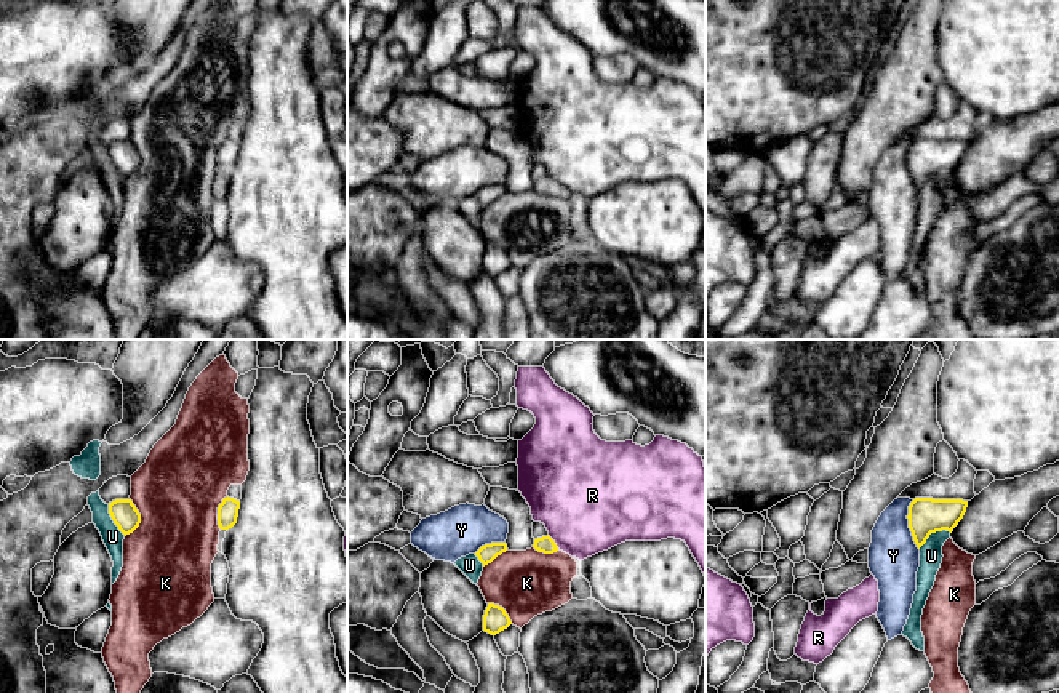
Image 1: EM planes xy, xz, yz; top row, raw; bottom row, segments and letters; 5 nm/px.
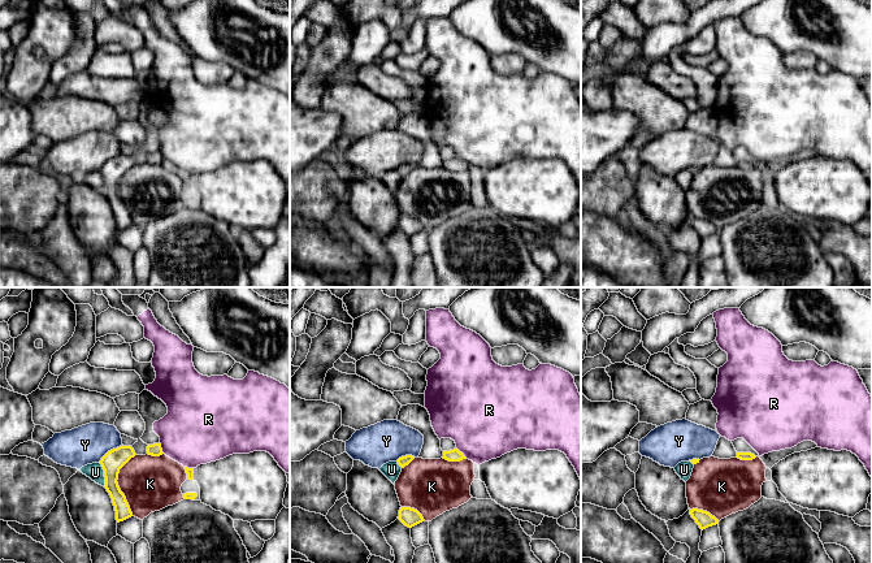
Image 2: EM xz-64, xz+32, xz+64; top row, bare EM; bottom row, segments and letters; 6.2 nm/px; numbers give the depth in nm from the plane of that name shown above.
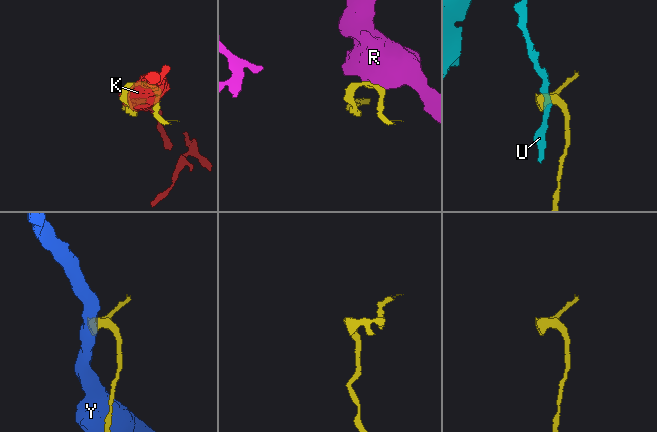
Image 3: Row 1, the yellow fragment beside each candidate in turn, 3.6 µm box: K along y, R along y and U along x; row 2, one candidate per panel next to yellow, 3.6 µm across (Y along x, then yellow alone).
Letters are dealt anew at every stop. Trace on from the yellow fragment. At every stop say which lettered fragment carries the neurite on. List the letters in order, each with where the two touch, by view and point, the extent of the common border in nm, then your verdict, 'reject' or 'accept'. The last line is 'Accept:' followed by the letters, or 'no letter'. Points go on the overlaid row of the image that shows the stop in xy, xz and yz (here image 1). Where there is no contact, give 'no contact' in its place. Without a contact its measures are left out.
K: xy (139, 519) | 200 nm | reject
R: xz (554, 541) | 90 nm | reject
U: yz (933, 532) | 190 nm | reject
Y: yz (909, 525) | 260 nm | reject
Accept: no letter

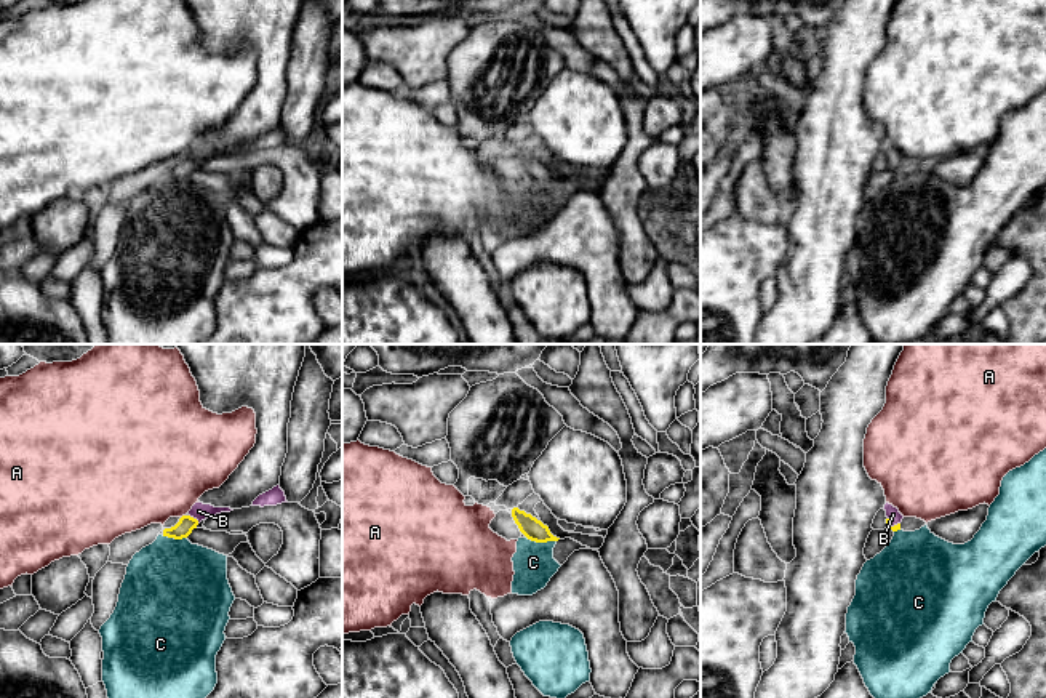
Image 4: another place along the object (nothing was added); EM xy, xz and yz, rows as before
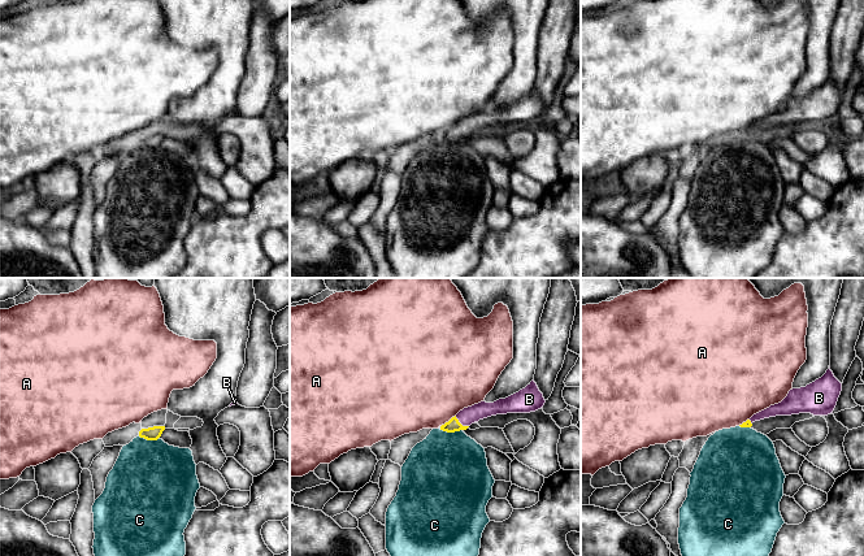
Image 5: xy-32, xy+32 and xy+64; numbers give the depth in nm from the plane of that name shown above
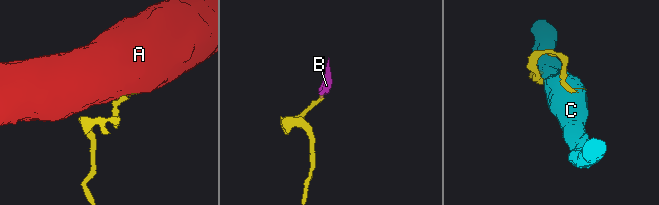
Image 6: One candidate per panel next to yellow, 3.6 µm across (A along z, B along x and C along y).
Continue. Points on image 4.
A: xy (183, 516) | 30 nm | reject
B: xy (192, 517) | 70 nm | accept
C: xz (541, 541) | 160 nm | reject
Accept: B

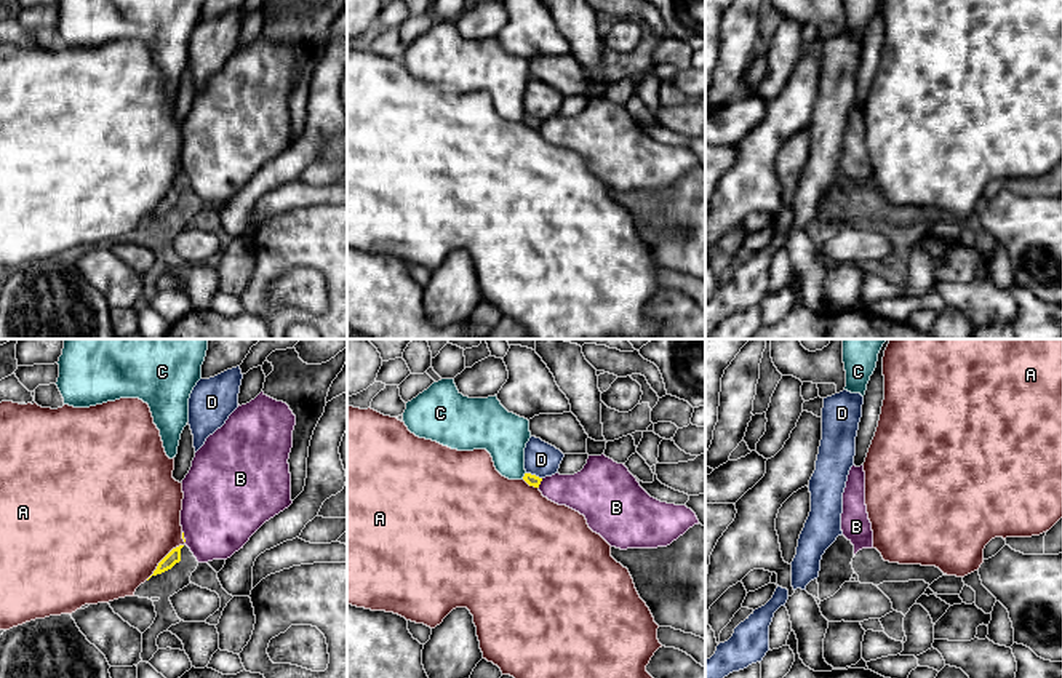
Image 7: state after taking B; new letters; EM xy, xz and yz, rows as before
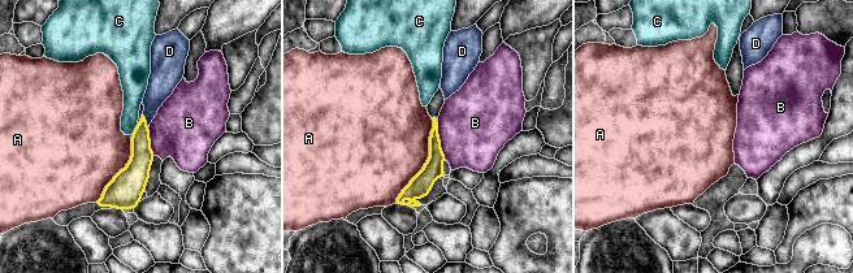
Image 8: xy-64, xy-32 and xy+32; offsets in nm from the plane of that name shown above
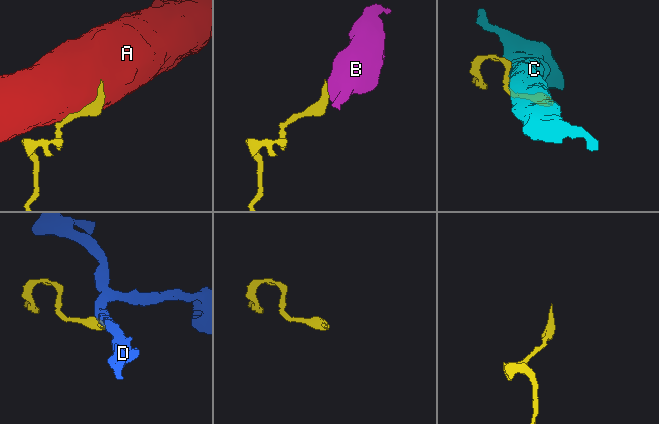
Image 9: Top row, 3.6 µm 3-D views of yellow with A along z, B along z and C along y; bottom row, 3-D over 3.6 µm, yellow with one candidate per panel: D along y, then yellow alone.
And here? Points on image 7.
A: xy (168, 554) | 300 nm | reject
B: xz (539, 483) | 50 nm | reject
C: xz (525, 475) | 40 nm | reject
D: xz (534, 475) | 90 nm | reject
Accept: no letter

